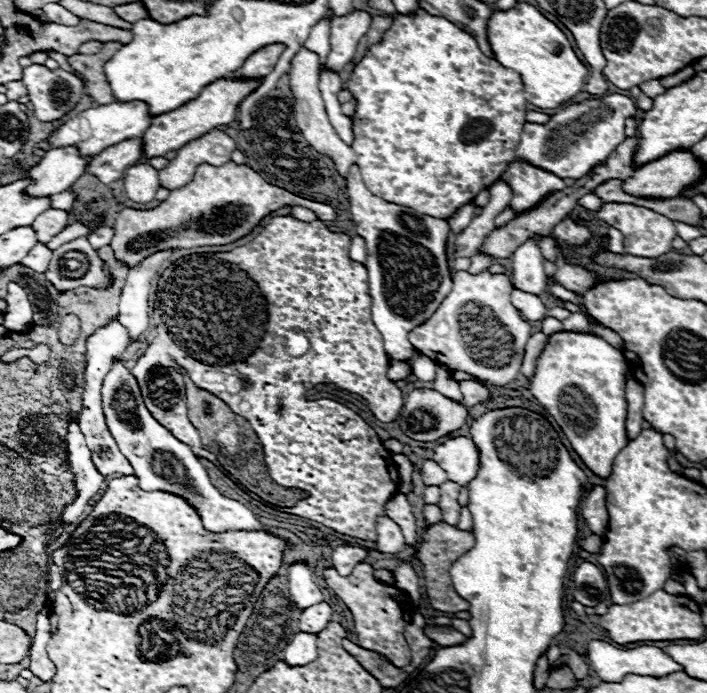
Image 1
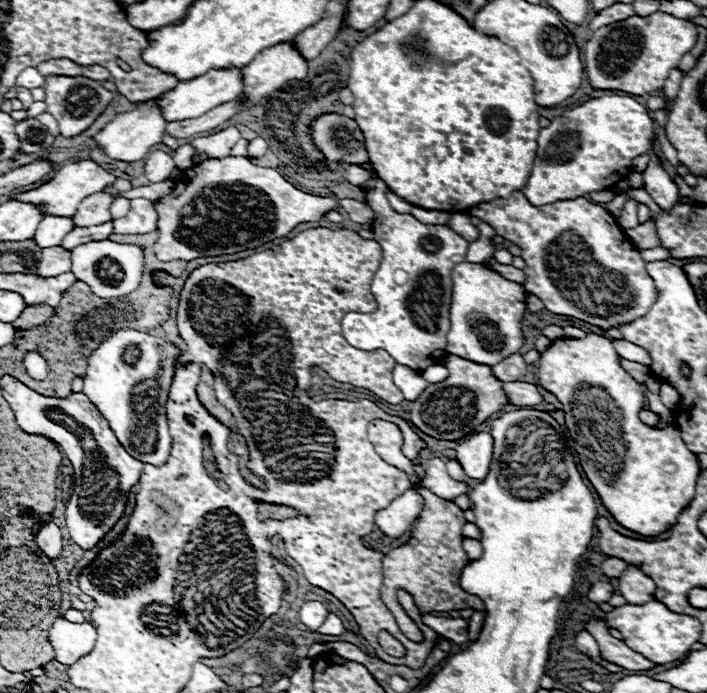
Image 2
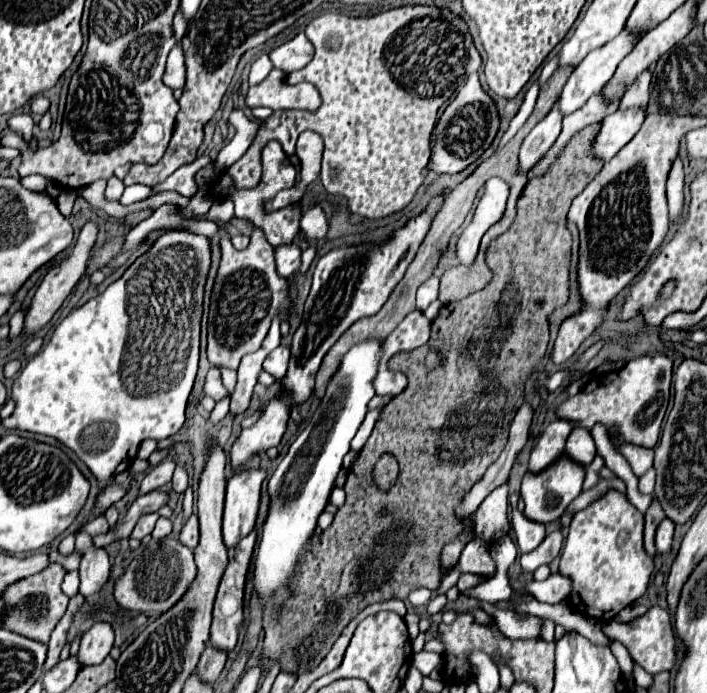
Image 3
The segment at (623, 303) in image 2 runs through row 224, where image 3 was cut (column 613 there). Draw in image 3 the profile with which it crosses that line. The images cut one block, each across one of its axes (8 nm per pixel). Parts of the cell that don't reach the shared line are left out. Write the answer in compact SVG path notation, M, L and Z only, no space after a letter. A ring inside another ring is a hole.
M610 490L602 500L574 514L560 556L560 572L572 582L570 606L574 610L608 622L648 590L654 562L644 550L643 530L644 515L616 490ZM604 506L610 508L610 512L604 512Z

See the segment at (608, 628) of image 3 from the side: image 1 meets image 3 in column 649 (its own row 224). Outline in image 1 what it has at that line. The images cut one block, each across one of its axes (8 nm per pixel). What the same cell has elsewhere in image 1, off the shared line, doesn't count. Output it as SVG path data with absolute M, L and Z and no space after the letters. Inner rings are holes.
M608 202L598 212L598 218L608 222L610 226L618 228L624 234L626 254L642 256L642 258L656 258L656 256L662 256L668 250L672 250L672 240L676 236L674 224L672 224L672 220L668 220L666 216L662 216L658 212L652 212L648 208L634 206L634 204L614 204L614 202Z

